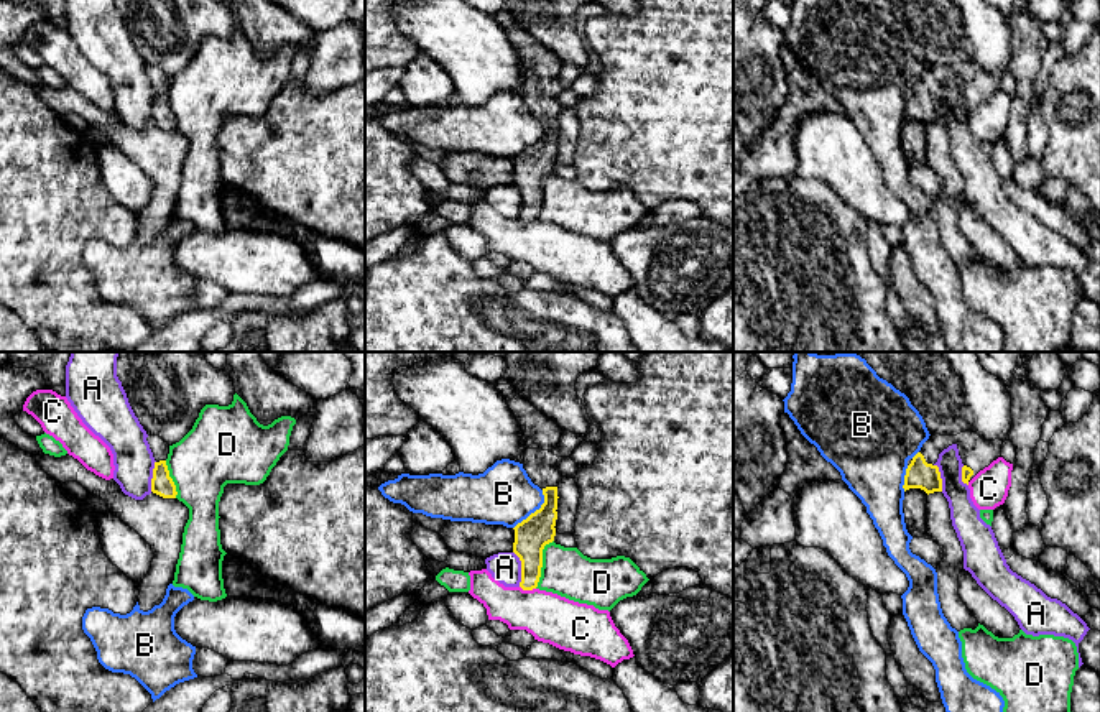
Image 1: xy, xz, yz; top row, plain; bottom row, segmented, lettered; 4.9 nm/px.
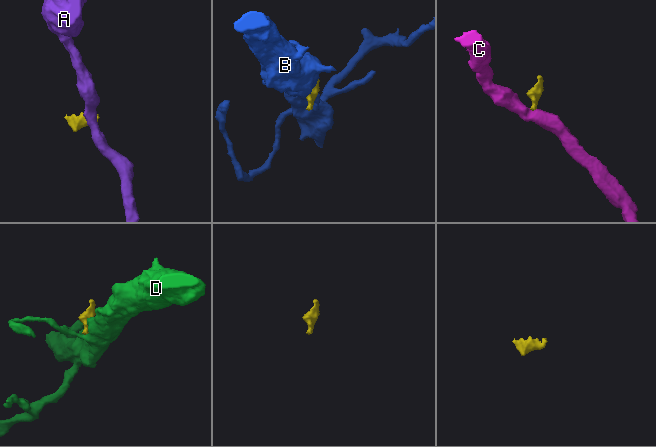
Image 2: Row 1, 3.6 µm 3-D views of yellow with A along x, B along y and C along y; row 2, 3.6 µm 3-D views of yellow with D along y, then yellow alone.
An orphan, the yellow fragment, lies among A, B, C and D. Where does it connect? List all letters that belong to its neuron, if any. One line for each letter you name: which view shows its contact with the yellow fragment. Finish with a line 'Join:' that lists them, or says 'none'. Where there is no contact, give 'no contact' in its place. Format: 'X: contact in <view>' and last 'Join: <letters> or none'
Join: none

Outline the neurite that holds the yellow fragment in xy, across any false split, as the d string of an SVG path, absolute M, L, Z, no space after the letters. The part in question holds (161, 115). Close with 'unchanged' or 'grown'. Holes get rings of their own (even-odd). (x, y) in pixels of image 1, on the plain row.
M148 67L146 72L156 92L153 100L153 110L151 110L151 123L163 130L176 130L178 127L176 117L169 109L169 102L166 97L169 76L164 74L159 67Z | grown

